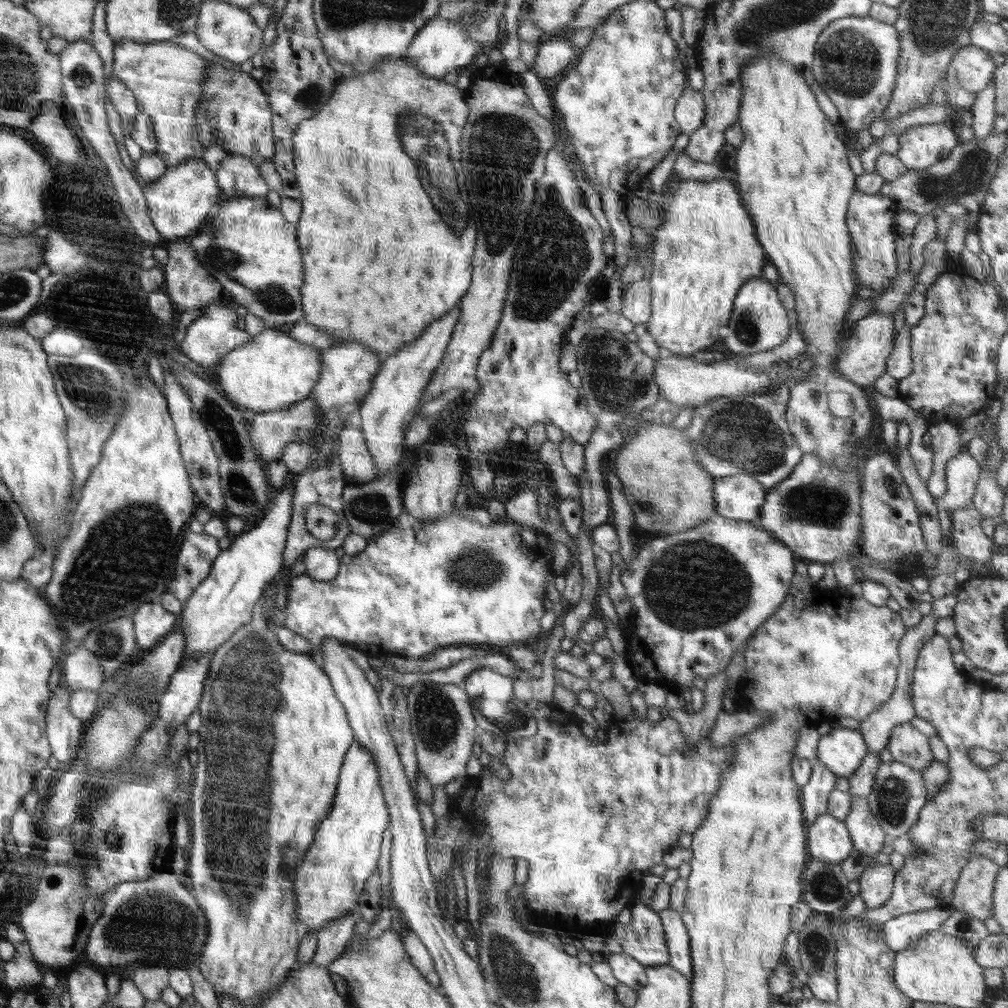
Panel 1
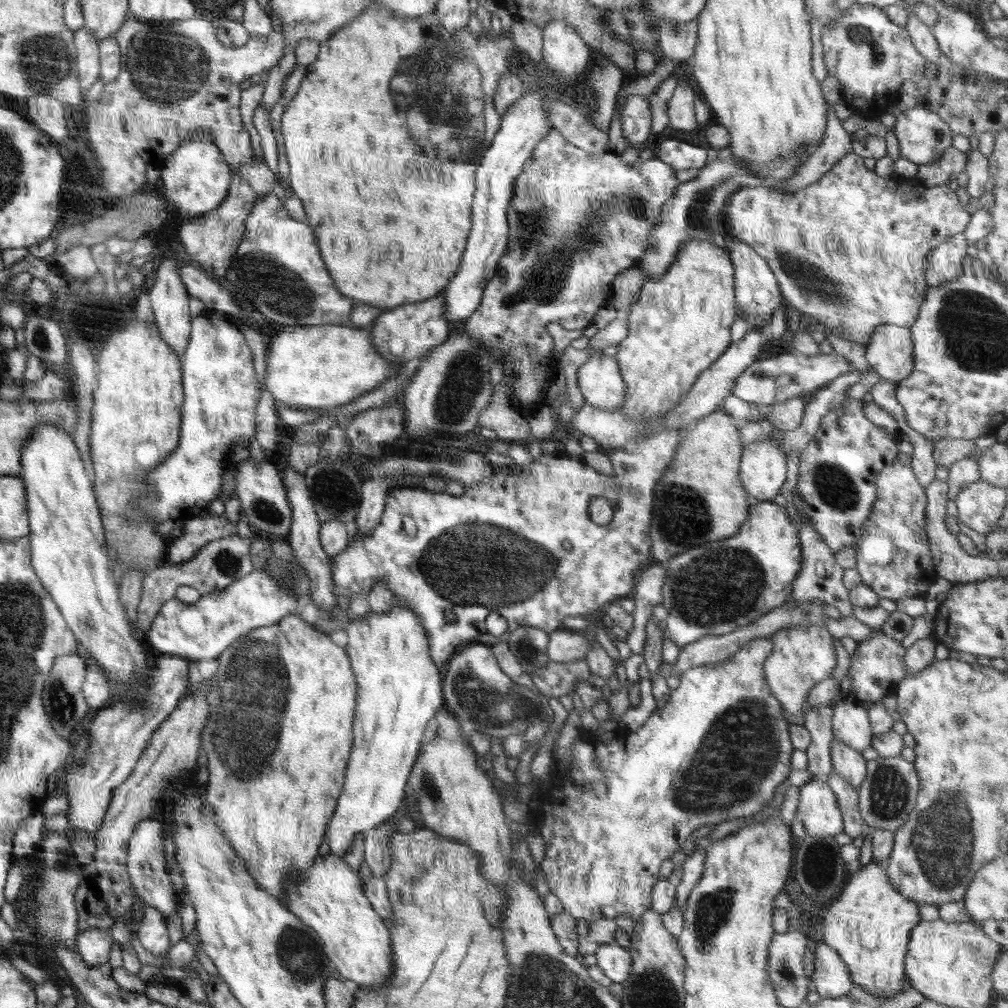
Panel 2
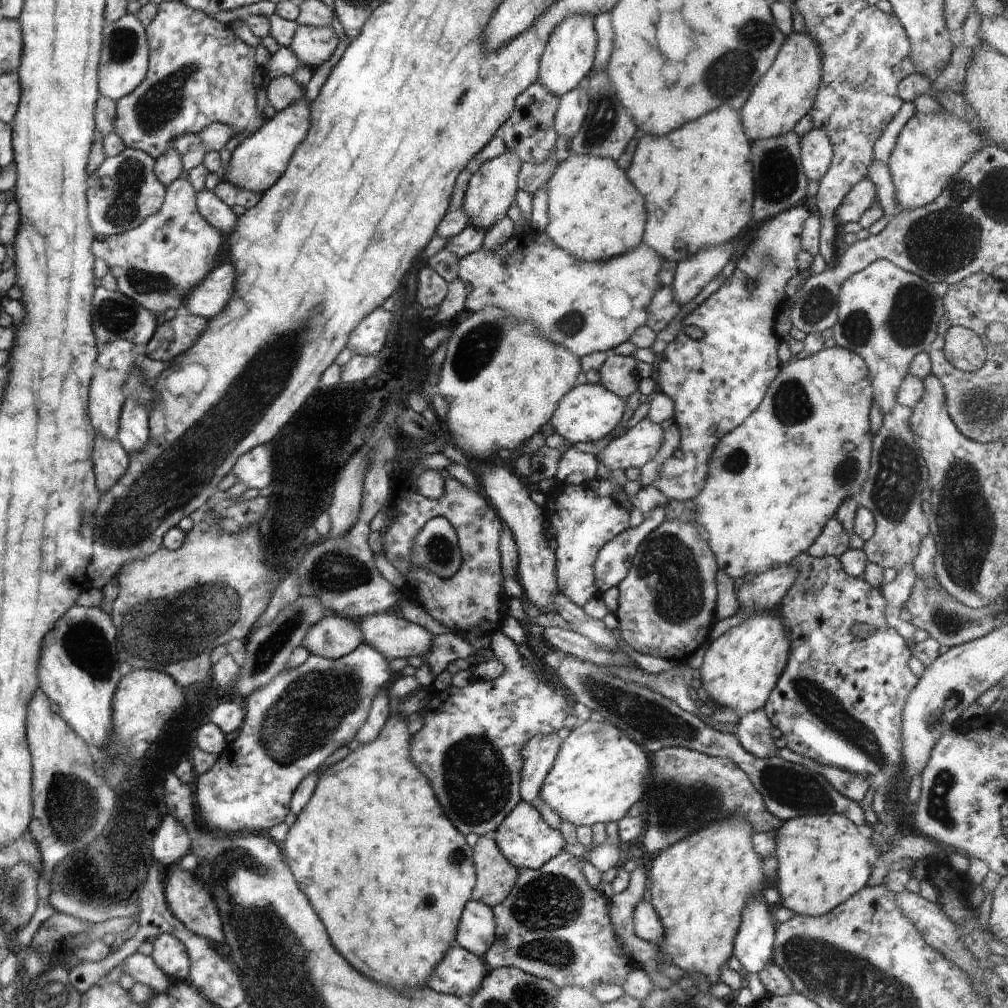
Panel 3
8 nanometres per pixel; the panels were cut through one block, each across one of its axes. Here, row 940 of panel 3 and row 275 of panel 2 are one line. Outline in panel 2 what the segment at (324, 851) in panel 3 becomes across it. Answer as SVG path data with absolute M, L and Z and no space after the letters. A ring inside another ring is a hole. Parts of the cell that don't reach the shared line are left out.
M374 4L364 10L360 16L356 16L356 19L352 20L346 28L340 28L340 30L332 35L328 40L319 43L319 53L317 59L306 68L306 74L304 75L304 78L302 78L303 82L300 82L300 90L294 94L294 98L292 98L291 103L288 104L287 109L282 111L280 115L280 130L281 138L284 138L286 158L289 161L289 179L293 195L297 196L302 201L305 213L307 214L307 224L311 226L314 234L316 234L316 238L318 238L318 248L320 248L322 260L326 262L326 268L328 269L328 272L330 272L330 276L334 278L336 288L338 288L342 294L346 294L346 296L350 296L350 298L354 298L354 300L360 300L360 304L362 305L370 305L381 308L382 310L388 310L399 307L401 304L419 303L423 300L431 299L433 296L436 296L436 294L442 292L442 290L446 288L450 279L455 275L455 272L461 265L467 238L470 235L472 218L471 208L473 203L473 194L475 191L474 177L477 166L481 163L481 159L486 150L488 150L491 146L493 138L497 134L497 130L501 125L501 116L498 112L496 112L492 98L494 97L494 93L496 93L496 85L500 83L500 79L509 72L512 72L511 67L514 65L513 61L515 59L517 59L517 50L511 38L504 38L501 36L494 39L488 33L476 37L470 33L468 27L462 28L460 32L450 33L440 26L438 18L433 14L430 14L430 16L420 16L416 19L405 19L400 18L400 16L396 18L396 16L392 16L392 14L386 10L386 7ZM396 108L398 108L398 112L400 112L400 110L402 110L402 112L406 112L406 110L408 110L408 112L406 112L406 114L408 114L408 122L404 122L404 118L398 118ZM406 124L408 124L408 130L410 130L410 134L412 134L414 142L416 142L416 144L418 144L418 146L426 152L426 156L420 152L420 148L416 148L416 146L410 142L410 134L408 134L408 130L406 130Z

